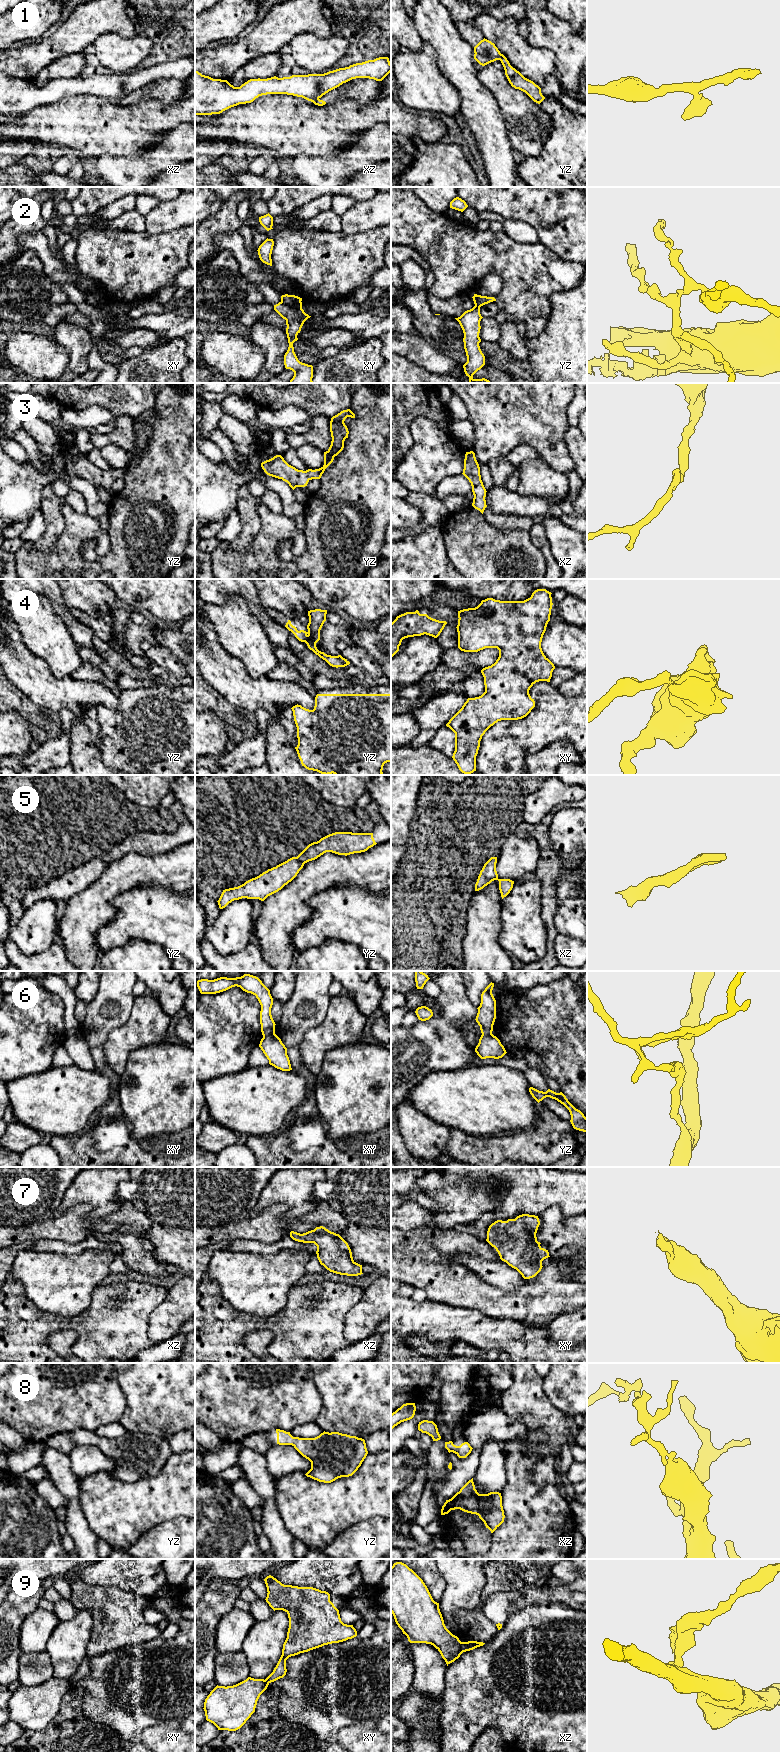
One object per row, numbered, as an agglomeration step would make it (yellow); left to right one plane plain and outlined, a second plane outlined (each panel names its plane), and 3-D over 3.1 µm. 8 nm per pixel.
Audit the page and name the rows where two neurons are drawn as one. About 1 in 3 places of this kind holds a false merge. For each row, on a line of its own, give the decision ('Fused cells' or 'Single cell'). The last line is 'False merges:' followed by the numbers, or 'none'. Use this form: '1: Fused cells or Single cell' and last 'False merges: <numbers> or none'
1: Fused cells
2: Fused cells
3: Single cell
4: Fused cells
5: Single cell
6: Fused cells
7: Single cell
8: Single cell
9: Fused cells
False merges: 1, 2, 4, 6, 9

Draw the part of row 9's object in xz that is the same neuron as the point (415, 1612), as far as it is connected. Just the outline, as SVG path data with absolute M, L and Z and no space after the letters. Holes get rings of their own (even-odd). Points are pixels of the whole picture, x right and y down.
M396 1562L391 1567L391 1613L410 1643L433 1645L447 1666L463 1653L461 1641L445 1626L439 1603L435 1602L423 1580L406 1564Z

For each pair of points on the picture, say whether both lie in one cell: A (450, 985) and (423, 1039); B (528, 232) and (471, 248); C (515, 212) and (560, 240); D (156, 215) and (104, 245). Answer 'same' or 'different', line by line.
A: same
B: different
C: same
D: different

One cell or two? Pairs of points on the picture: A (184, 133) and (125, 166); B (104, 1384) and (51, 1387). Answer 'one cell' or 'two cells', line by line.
A: one cell
B: one cell

